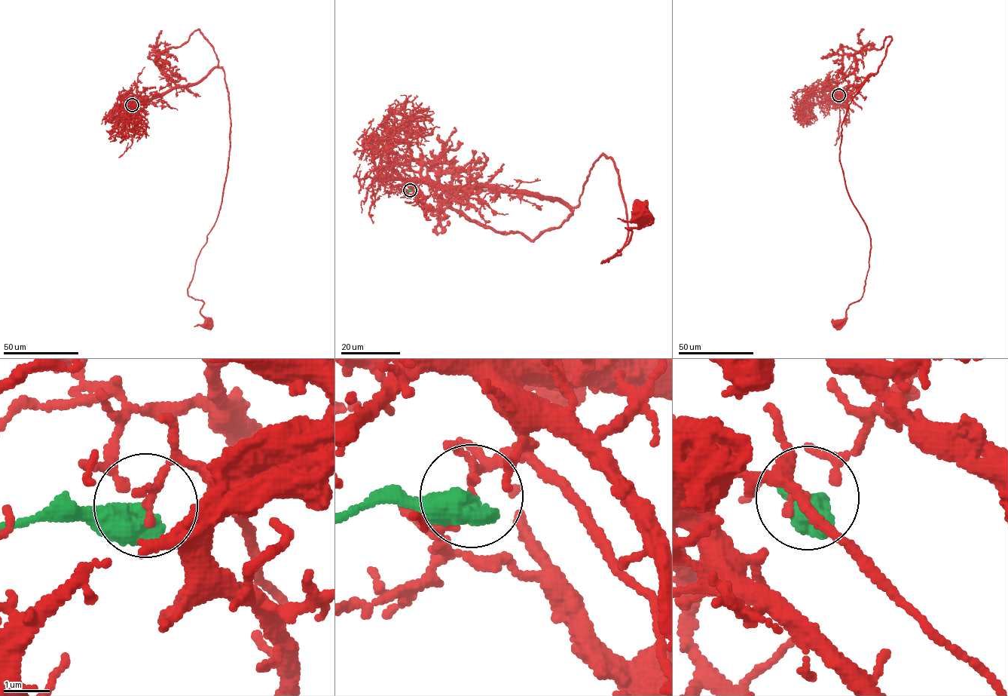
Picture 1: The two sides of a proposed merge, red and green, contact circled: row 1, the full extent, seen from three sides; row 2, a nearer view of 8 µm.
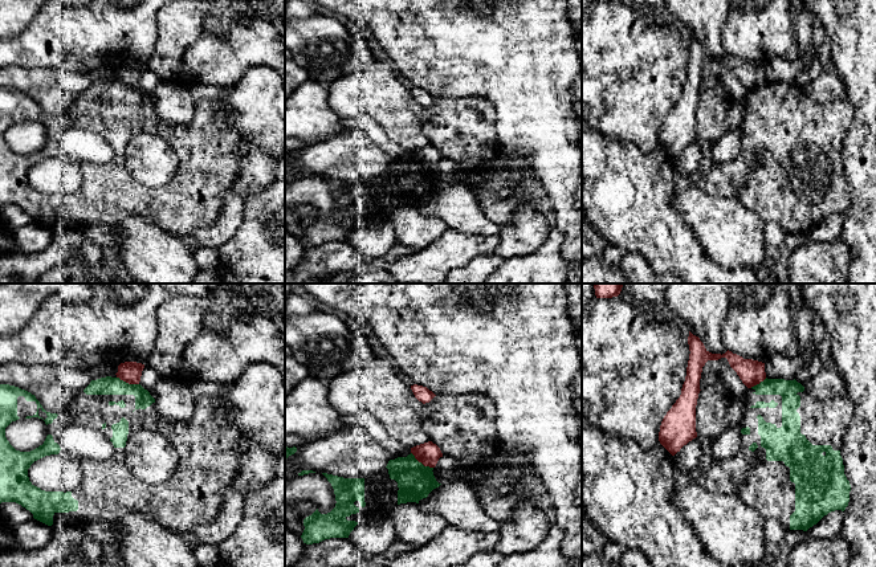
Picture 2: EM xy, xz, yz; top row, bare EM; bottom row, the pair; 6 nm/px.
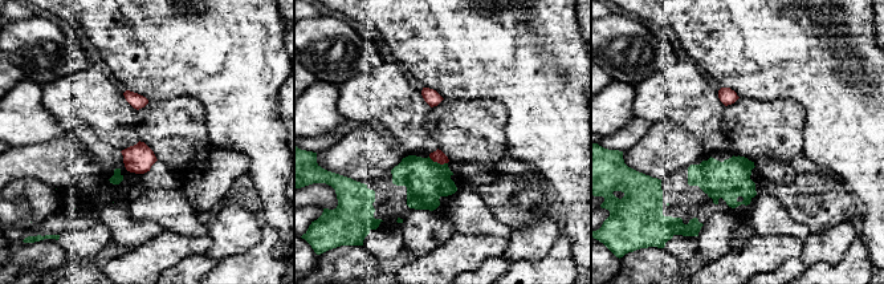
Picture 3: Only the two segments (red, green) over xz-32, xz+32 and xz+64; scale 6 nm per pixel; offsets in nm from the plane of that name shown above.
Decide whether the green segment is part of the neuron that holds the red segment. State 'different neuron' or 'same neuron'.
different neuron

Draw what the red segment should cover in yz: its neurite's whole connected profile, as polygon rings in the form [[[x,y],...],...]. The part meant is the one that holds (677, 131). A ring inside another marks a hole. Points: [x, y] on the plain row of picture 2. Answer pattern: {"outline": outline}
{"outline": [[[689,34],[689,64],[681,98],[664,119],[659,144],[675,159],[689,144],[697,140],[696,135],[696,109],[700,97],[700,82],[702,70],[708,64],[726,61],[730,70],[737,76],[742,86],[751,91],[766,82],[765,66],[743,62],[742,60],[726,54],[725,57],[709,56],[698,40]]]}

